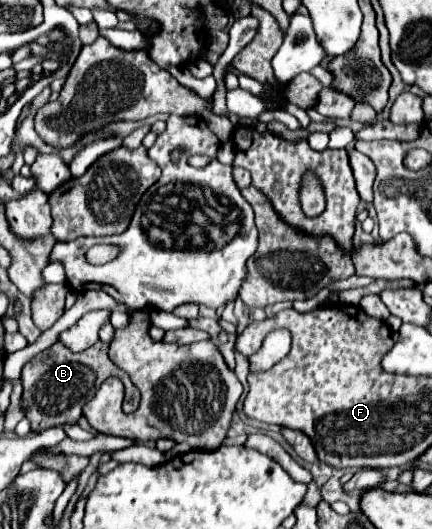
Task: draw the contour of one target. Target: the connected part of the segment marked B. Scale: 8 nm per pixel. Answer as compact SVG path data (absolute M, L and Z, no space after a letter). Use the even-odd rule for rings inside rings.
M101 340L79 354L71 352L61 342L55 342L51 348L39 352L23 366L23 394L29 394L27 418L31 420L31 426L35 432L41 432L45 428L59 426L59 424L75 424L81 416L81 408L89 400L89 388L93 396L95 390L101 386L101 382L109 376L117 376L123 380L126 392L122 404L123 412L131 414L137 410L141 394L129 380L129 376L109 360L107 350L109 346Z

